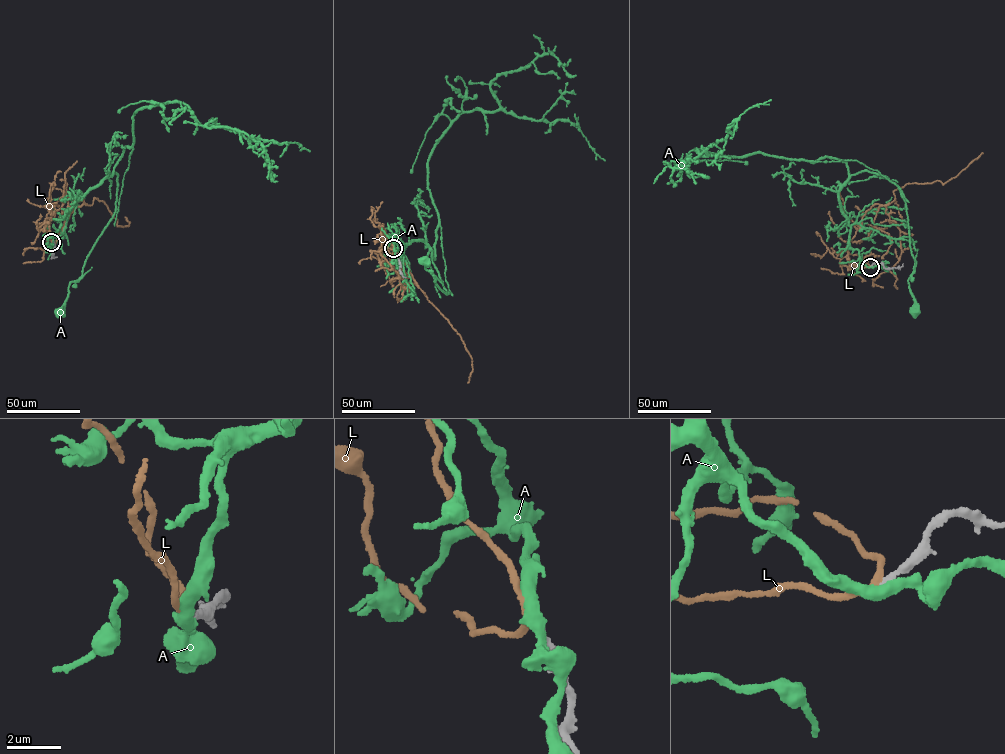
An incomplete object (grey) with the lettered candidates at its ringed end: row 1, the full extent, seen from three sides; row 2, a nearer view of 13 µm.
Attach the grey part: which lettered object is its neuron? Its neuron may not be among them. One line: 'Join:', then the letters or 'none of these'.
Join: none of these

